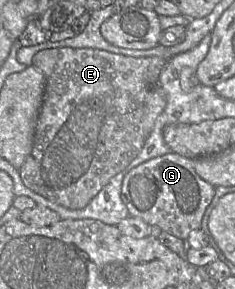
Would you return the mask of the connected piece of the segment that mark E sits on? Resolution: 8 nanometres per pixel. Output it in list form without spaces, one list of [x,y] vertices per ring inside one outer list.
[[[61,47],[37,52],[32,65],[45,76],[45,91],[33,148],[19,169],[25,186],[67,209],[85,208],[110,179],[140,153],[146,139],[142,126],[146,96],[159,84],[167,61],[157,56],[132,57],[93,48]]]

